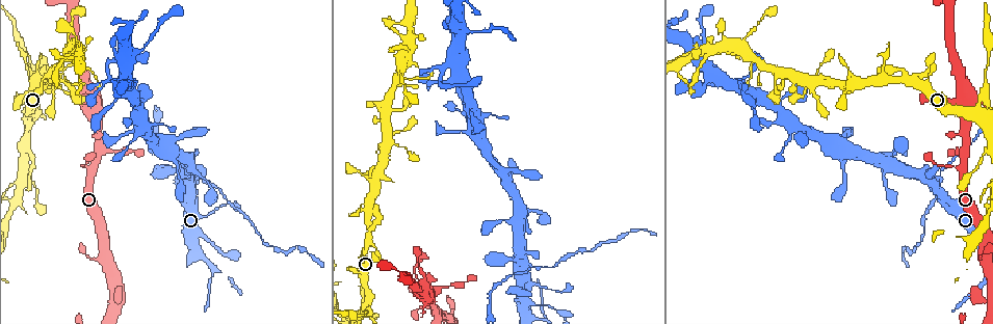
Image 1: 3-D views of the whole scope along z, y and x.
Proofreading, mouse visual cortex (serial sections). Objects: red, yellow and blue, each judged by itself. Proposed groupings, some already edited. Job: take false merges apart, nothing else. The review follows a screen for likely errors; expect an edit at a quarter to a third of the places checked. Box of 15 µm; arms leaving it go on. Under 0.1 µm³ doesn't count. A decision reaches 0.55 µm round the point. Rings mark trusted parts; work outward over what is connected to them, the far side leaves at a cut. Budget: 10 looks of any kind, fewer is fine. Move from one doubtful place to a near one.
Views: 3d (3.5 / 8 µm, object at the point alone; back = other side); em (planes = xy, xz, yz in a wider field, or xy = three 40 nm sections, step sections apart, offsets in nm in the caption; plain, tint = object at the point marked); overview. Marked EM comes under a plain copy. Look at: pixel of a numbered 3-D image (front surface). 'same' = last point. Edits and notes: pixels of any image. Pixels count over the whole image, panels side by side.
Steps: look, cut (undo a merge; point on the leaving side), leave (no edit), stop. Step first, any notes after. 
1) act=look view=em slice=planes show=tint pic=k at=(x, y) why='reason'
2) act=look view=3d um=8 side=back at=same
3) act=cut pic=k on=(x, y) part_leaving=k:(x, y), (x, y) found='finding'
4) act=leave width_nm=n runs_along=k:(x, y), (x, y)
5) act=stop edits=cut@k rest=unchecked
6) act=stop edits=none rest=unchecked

act=look view=3d um=8 pic=1 at=(849, 83) why='three-way junction'

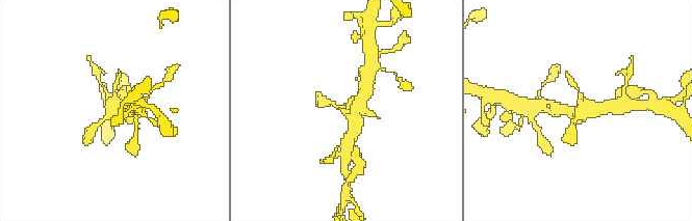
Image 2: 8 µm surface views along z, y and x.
act=look view=em slice=xy step=2 show=tint pic=2 at=(345, 112) why='now the EM'

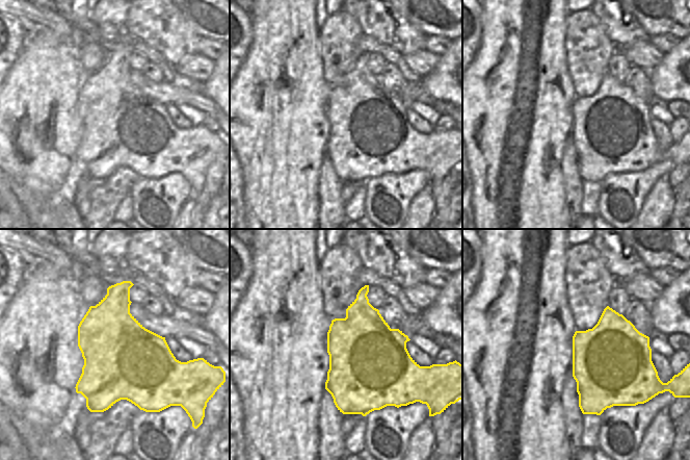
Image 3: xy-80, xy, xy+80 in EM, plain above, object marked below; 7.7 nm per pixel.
act=leave runs_along=2:(349, 138), (355, 106), (368, 86) found='all the same cell'

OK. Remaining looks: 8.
act=look view=3d um=3.5 pic=1 at=(107, 62) why='abrupt turn'

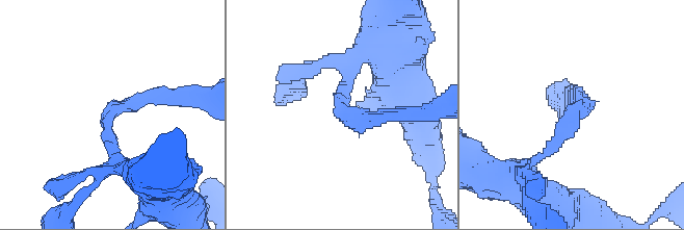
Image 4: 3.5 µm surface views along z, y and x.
act=look view=em slice=planes show=tint pic=4 at=(575, 115) arm_widths_nm=150,150 why='need the tissue'

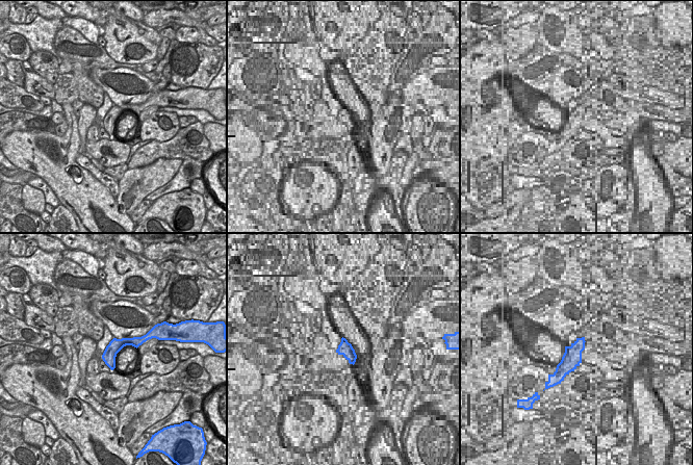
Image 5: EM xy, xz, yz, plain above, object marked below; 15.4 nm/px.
act=leave runs_along=4:(120, 162), (107, 114), (170, 96) found='continuous, no second cell'

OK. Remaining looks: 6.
act=look view=3d um=8 side=back pic=1 at=(401, 75) why='sudden change in width'

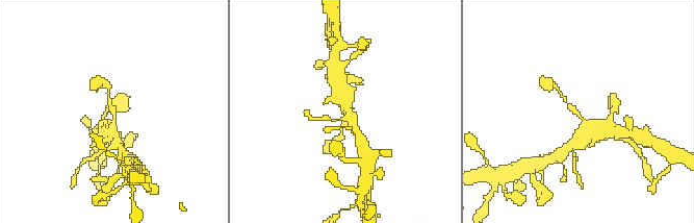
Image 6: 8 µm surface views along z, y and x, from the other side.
act=look view=3d um=3.5 pic=6 at=(114, 113) why='zoom in'

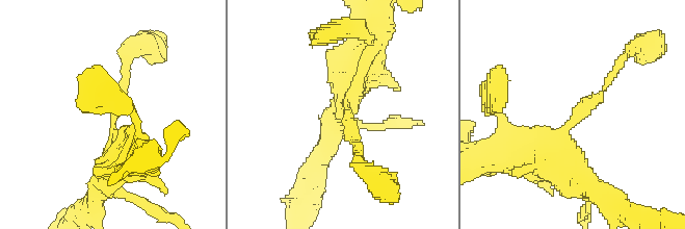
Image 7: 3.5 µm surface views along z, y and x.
act=leave runs_along=7:(565, 174), (568, 126), (622, 61) found='one cell here'

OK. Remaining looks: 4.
act=look view=em slice=xy step=3 show=tint pic=1 at=(463, 26) why='sharp bend'

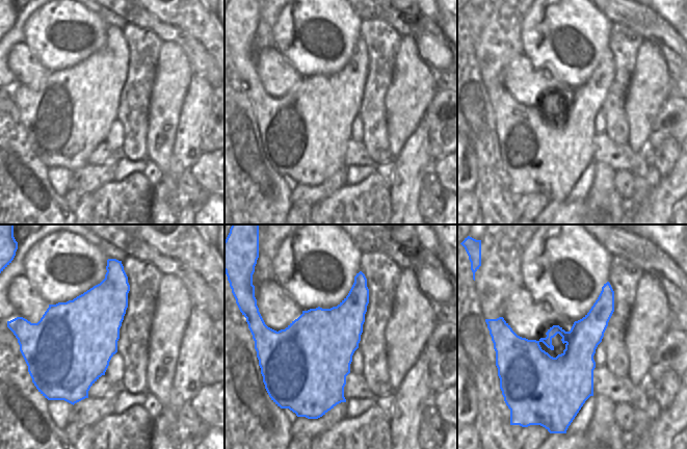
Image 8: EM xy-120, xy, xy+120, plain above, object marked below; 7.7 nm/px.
act=look view=3d um=3.5 at=same why='see where the arms go'

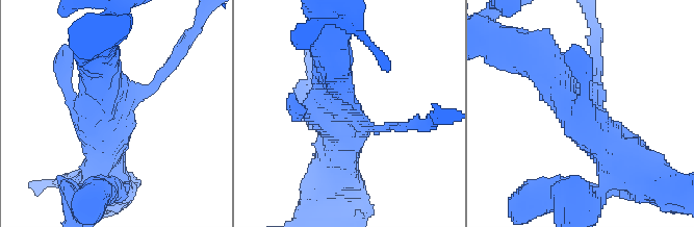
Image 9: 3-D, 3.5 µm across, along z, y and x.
act=leave width_nm=600 runs_along=9:(106, 153), (116, 116), (171, 64) found='one cell here'

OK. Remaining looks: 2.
act=stop edits=none rest=unchecked

